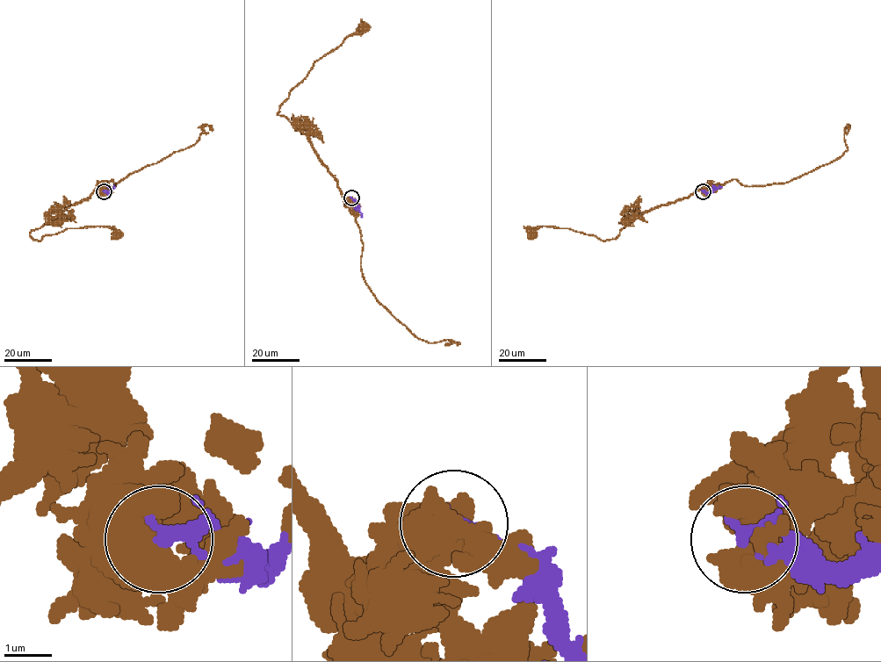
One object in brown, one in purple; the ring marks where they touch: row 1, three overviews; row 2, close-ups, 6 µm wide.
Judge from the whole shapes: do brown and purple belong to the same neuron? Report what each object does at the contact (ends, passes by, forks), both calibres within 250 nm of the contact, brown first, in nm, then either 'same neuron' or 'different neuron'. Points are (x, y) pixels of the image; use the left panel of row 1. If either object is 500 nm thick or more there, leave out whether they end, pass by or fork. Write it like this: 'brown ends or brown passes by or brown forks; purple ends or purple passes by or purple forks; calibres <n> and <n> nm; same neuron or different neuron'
calibres 650 and 300 nm; different neuron

